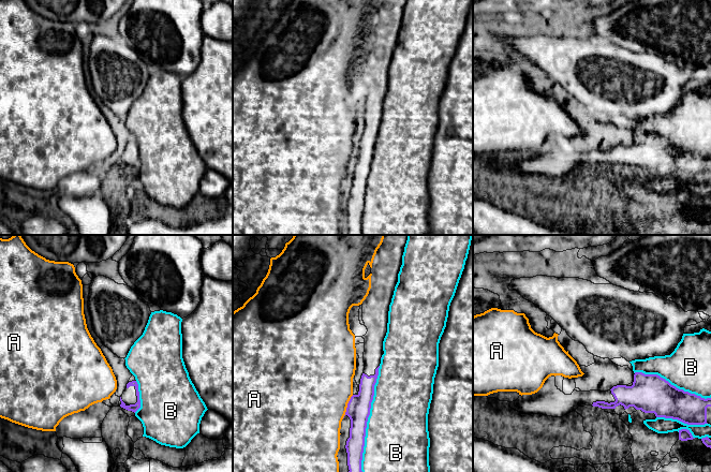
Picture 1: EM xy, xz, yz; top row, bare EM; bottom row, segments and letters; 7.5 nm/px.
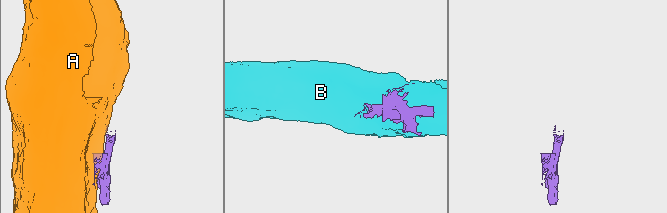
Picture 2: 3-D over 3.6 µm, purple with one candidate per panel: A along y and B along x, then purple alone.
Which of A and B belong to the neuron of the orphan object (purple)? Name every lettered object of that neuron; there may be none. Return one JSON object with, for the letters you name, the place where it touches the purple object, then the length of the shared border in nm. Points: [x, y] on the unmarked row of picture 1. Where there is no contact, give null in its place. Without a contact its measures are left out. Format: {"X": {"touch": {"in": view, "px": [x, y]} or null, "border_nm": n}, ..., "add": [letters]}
{"add": []}

